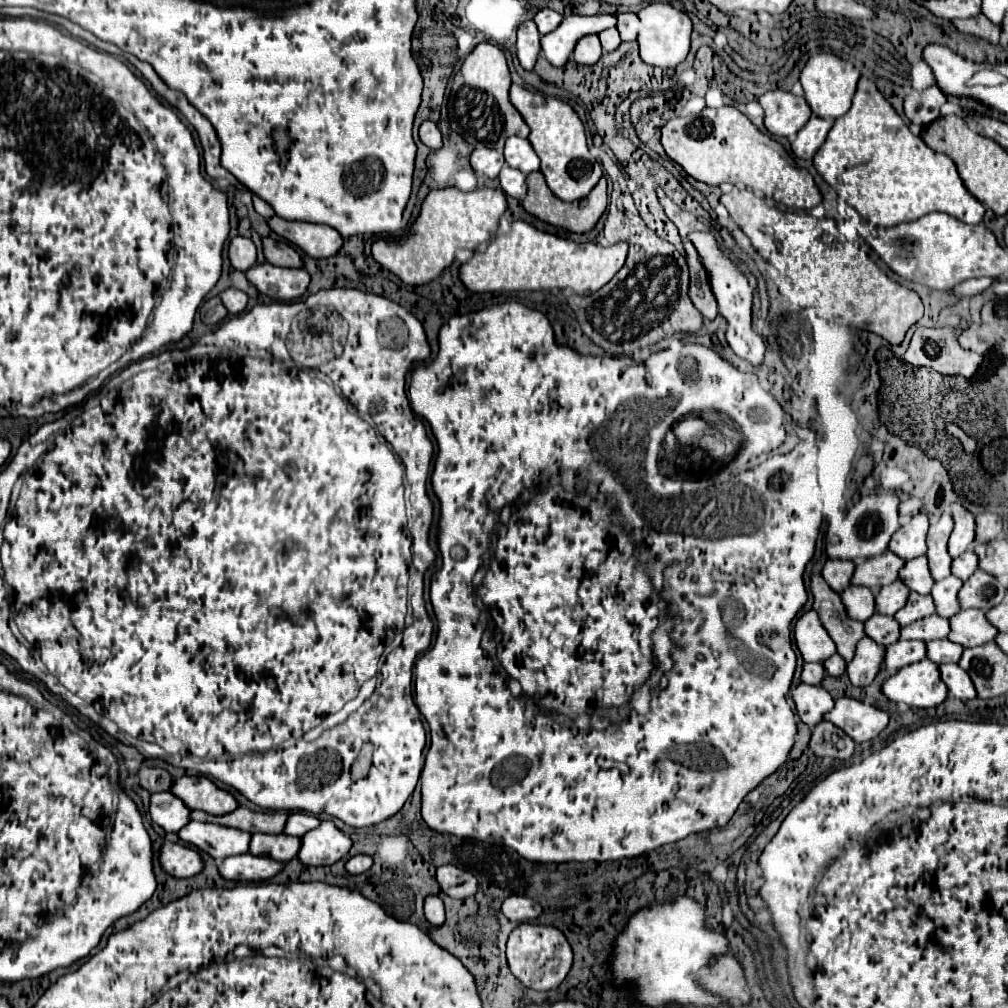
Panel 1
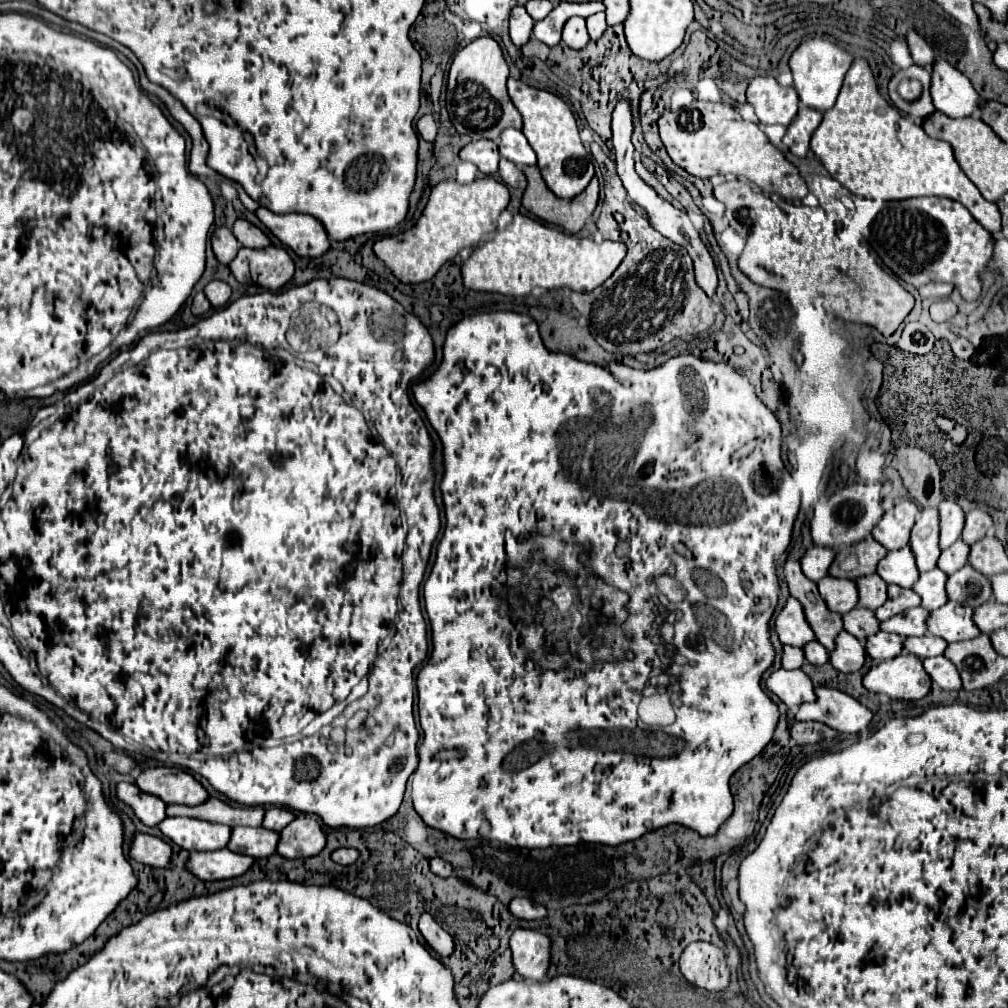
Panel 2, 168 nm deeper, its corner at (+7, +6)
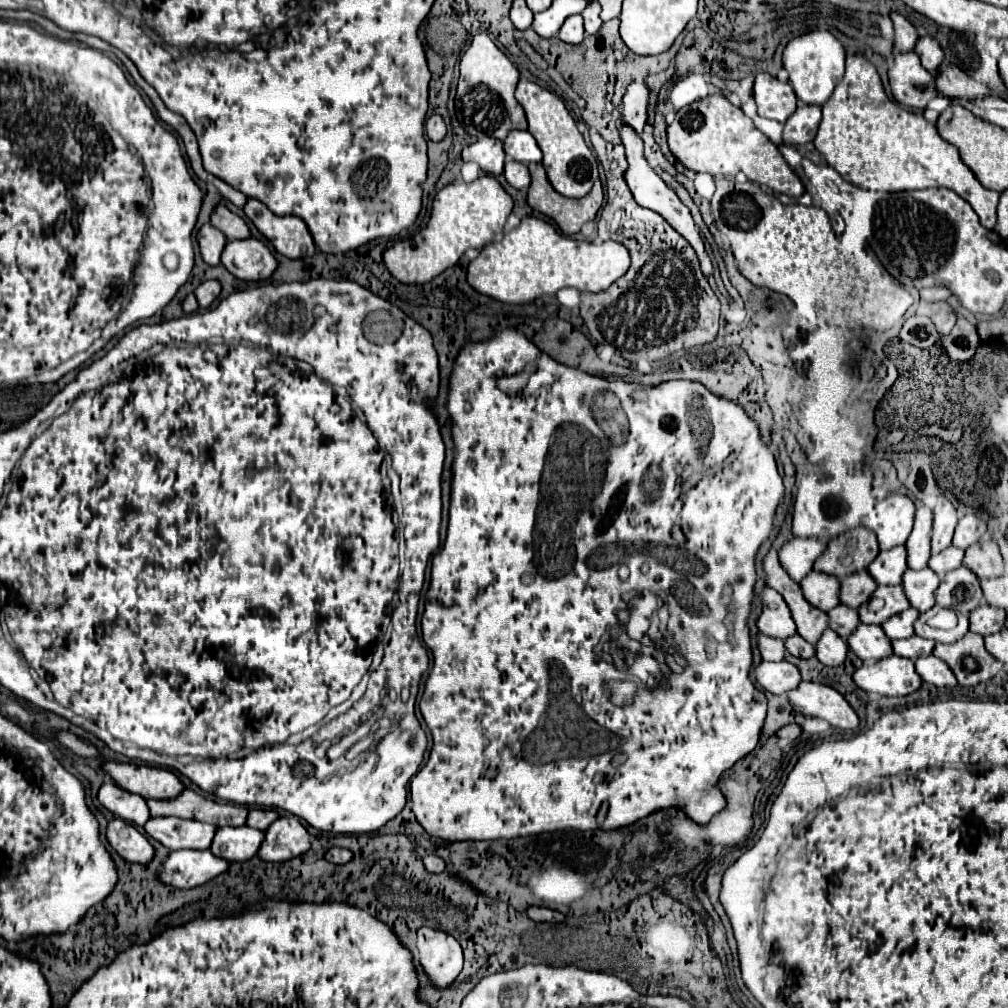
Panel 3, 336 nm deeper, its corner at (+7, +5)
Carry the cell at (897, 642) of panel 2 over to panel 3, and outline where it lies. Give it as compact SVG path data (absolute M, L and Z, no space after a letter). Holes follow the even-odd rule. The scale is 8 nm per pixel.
M858 625L858 631L854 631L848 637L848 647L852 653L856 653L862 661L878 661L892 653L890 639L884 637L884 631L880 625Z

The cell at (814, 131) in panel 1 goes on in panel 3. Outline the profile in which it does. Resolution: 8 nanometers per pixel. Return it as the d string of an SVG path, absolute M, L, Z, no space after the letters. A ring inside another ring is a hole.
M800 103L798 109L794 111L794 115L784 125L782 141L786 145L802 145L802 143L814 141L814 135L816 135L816 129L820 125L820 119L822 119L820 105Z

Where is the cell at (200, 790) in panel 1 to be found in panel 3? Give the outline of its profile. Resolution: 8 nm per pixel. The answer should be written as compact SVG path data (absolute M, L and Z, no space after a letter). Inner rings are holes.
M104 761L104 773L112 777L116 785L122 789L136 793L144 799L166 799L176 797L182 793L184 785L178 777L162 767L152 765L136 765L136 763L118 763L118 761Z

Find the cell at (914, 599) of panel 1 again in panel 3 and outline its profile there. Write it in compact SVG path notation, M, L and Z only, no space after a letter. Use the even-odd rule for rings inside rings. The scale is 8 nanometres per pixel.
M880 585L880 587L872 593L872 597L882 597L882 599L886 601L886 605L884 605L880 611L876 611L876 613L874 613L874 611L868 611L866 605L860 605L860 607L858 607L858 619L860 619L862 623L882 625L888 617L892 617L892 615L896 615L896 613L902 613L904 609L910 607L910 603L906 601L906 595L904 595L904 591L902 591L900 585L890 585L890 587Z

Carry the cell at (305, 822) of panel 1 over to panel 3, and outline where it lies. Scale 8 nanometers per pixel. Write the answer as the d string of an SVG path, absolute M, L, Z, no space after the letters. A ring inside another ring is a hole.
M250 809L248 813L250 813L250 817L246 817L246 825L260 829L260 831L266 831L268 825L274 819L278 819L278 813L272 811L272 809Z

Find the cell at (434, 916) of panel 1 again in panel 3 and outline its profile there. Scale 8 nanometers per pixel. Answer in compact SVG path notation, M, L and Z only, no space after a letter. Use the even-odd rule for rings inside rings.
M420 927L416 947L420 953L418 961L420 961L428 981L436 989L450 987L452 981L462 971L460 943L452 935L440 931L440 929Z

